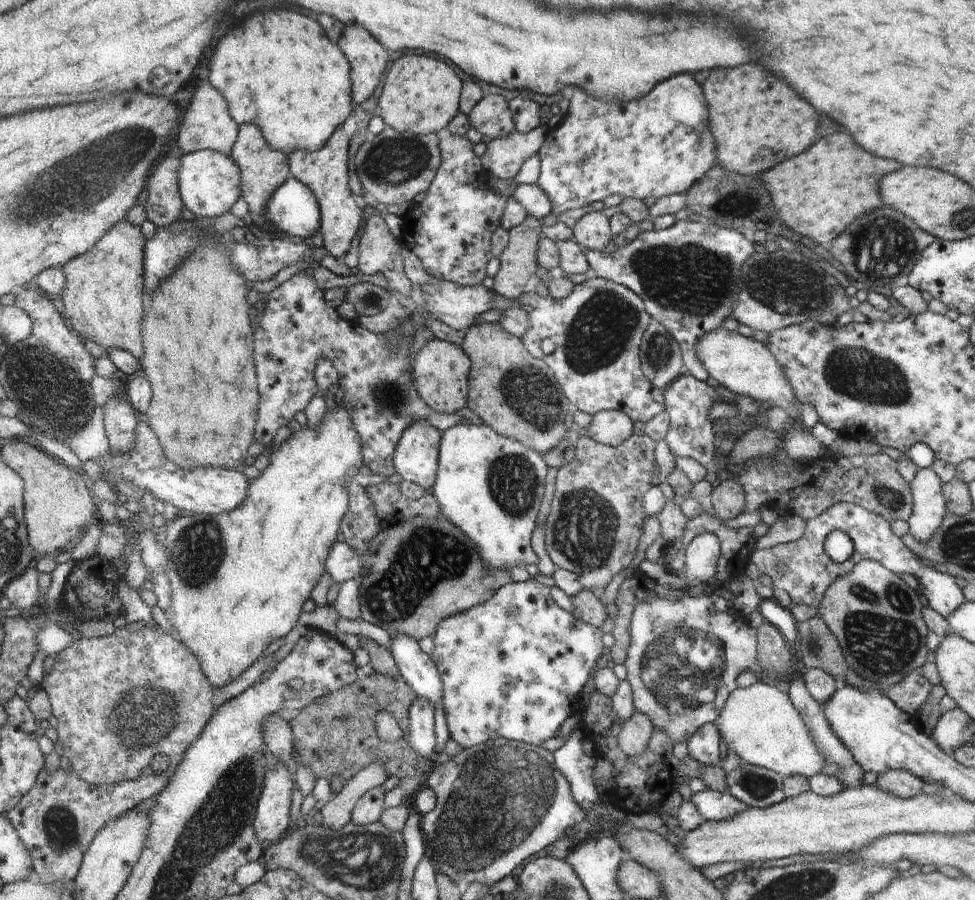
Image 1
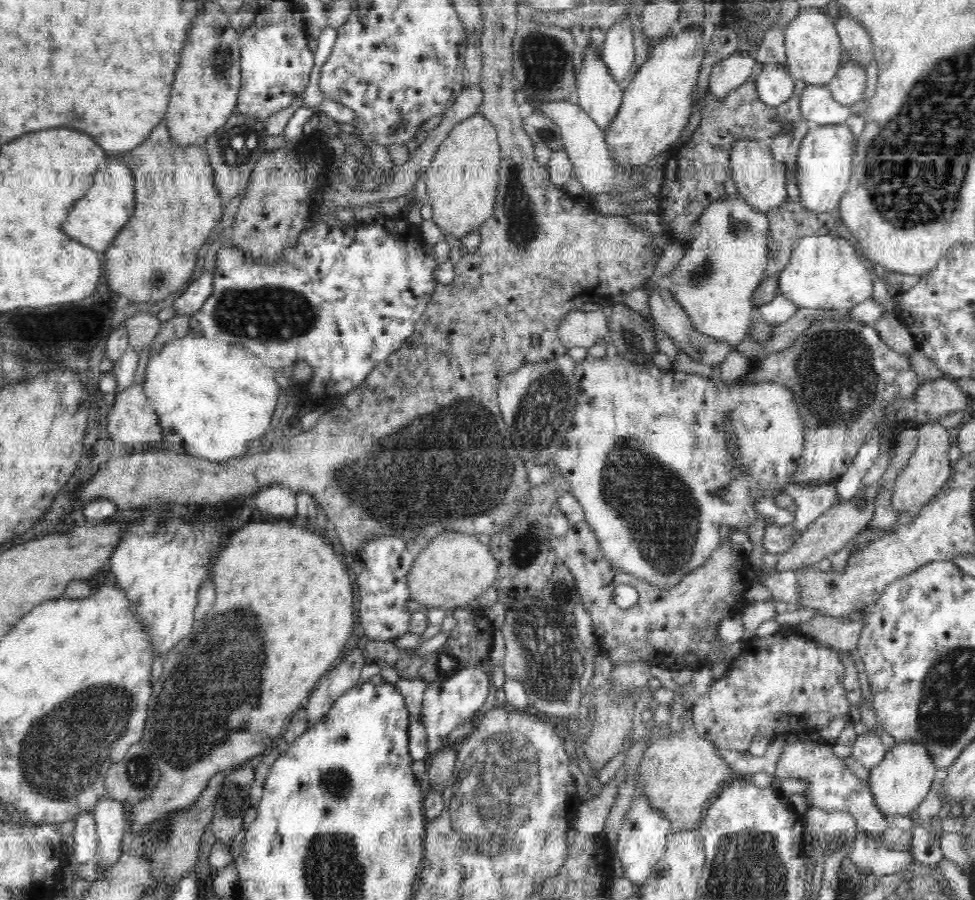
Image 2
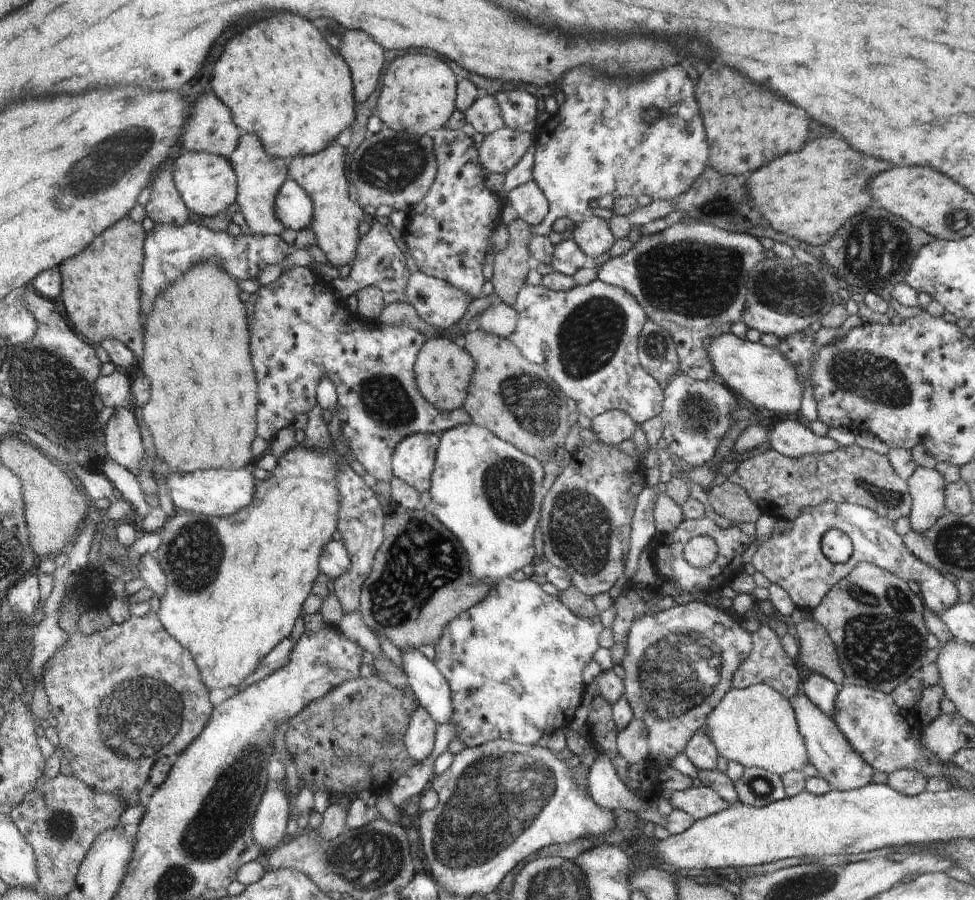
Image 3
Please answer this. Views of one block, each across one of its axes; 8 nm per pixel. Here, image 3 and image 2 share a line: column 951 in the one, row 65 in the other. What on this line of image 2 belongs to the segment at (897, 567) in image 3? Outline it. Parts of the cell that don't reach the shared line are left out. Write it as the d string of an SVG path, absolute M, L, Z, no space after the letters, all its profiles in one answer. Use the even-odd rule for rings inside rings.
M592 46L586 48L582 68L580 68L580 72L578 72L578 76L575 76L575 79L576 87L578 87L576 92L577 103L584 111L587 111L594 122L600 125L600 129L606 130L620 108L621 98L624 97L624 86L615 80L611 70L607 67L607 63L600 60L600 54Z

